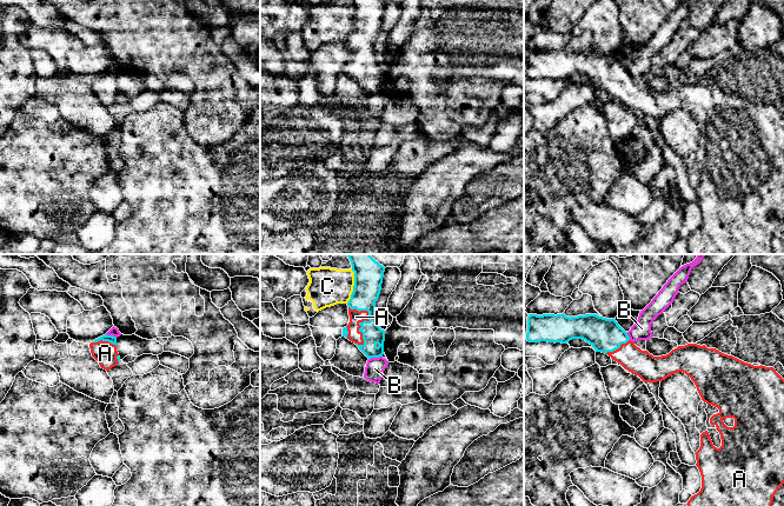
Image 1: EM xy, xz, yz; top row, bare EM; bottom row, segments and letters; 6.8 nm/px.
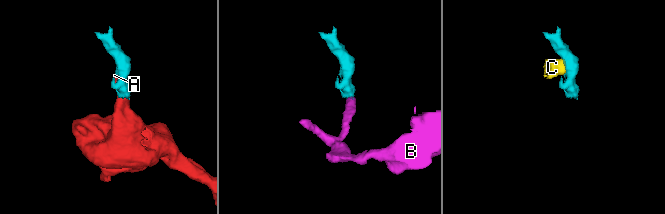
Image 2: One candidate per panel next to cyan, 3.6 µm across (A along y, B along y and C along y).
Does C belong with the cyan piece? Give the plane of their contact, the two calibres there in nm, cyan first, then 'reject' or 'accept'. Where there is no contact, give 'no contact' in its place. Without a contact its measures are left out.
contact in xz; calibres 200 and 260 nm; reject

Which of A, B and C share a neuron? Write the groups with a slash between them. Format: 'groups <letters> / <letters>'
groups A / B / C

